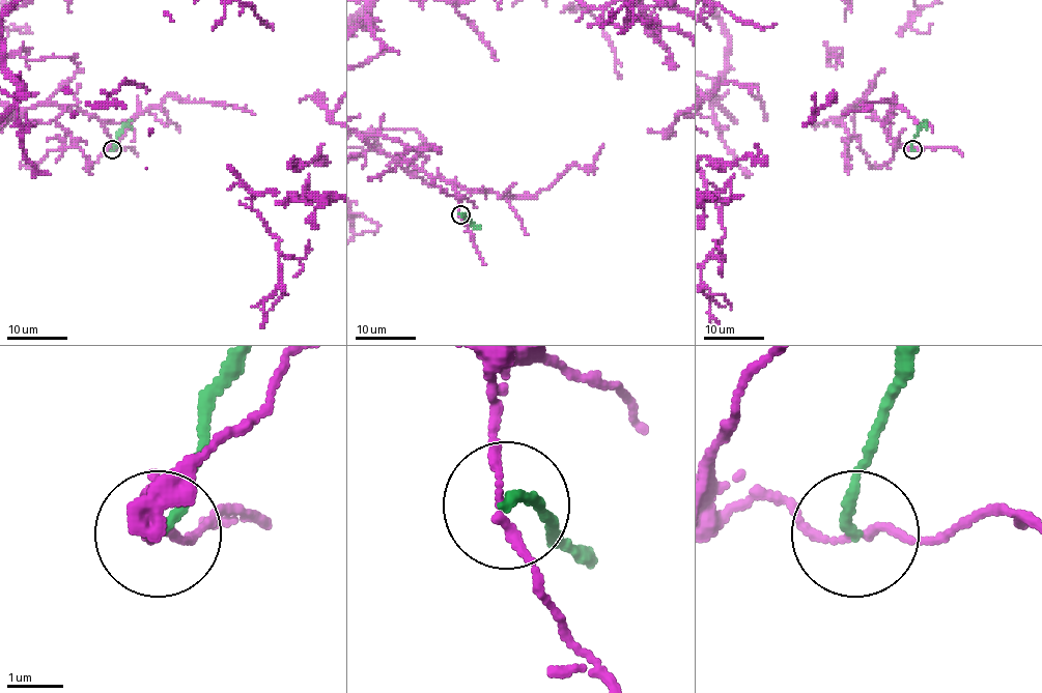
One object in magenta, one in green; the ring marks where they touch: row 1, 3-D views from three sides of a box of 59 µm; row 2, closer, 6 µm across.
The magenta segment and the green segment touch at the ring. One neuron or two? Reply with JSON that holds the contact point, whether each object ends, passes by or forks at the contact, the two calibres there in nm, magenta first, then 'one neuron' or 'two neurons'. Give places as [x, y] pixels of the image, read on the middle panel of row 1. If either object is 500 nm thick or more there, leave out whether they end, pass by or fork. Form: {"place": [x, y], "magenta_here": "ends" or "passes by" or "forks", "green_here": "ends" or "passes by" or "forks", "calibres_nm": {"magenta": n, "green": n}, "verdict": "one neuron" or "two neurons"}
{"place": [460, 214], "magenta_here": "passes by", "green_here": "ends", "calibres_nm": {"magenta": 120, "green": 170}, "verdict": "two neurons"}

